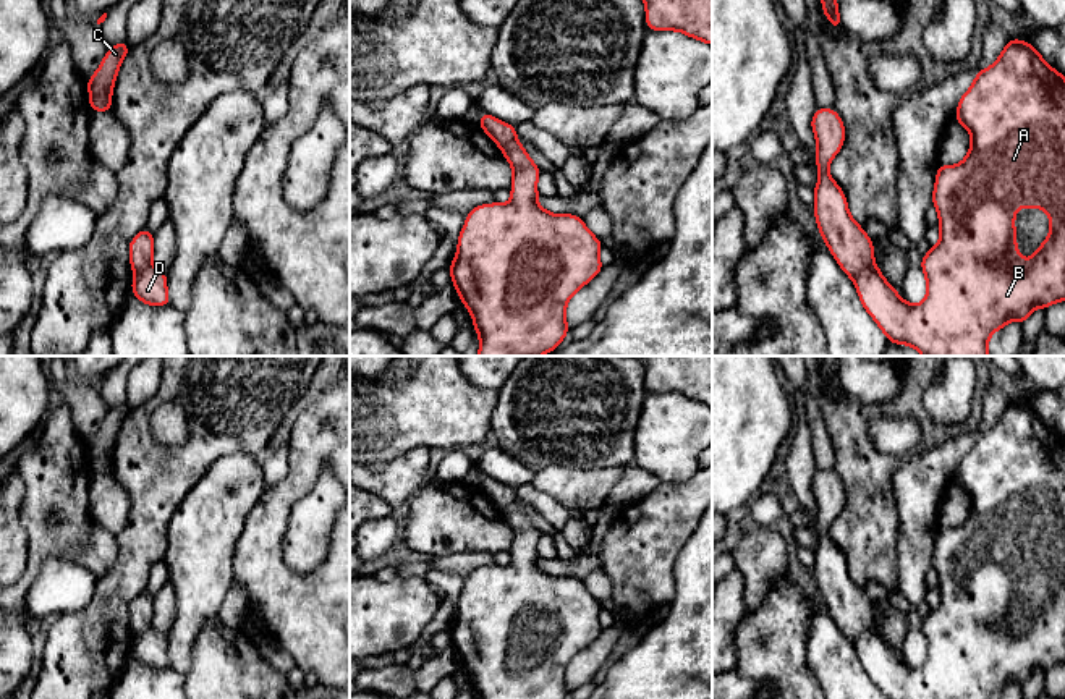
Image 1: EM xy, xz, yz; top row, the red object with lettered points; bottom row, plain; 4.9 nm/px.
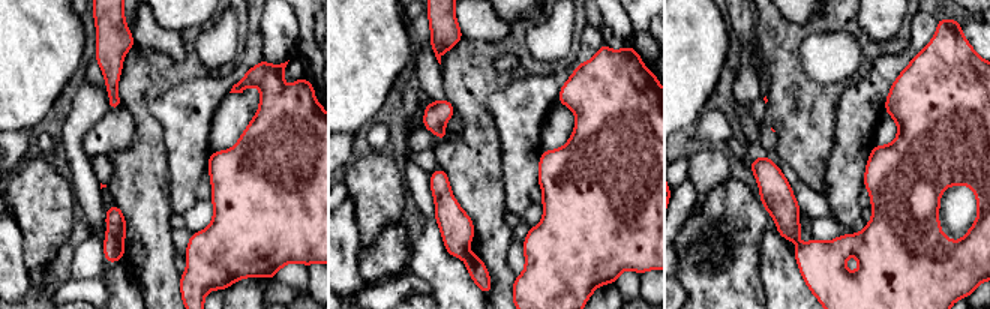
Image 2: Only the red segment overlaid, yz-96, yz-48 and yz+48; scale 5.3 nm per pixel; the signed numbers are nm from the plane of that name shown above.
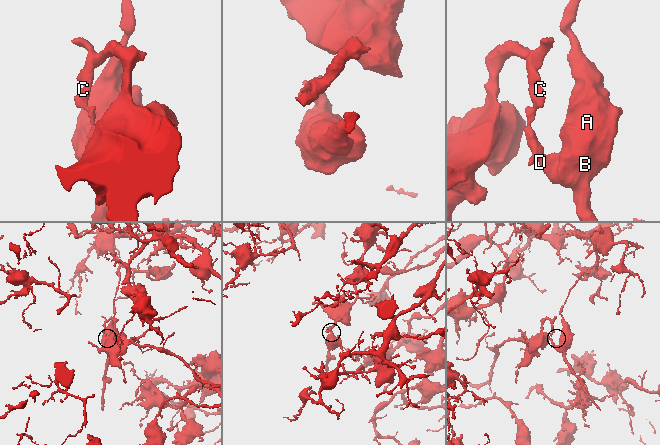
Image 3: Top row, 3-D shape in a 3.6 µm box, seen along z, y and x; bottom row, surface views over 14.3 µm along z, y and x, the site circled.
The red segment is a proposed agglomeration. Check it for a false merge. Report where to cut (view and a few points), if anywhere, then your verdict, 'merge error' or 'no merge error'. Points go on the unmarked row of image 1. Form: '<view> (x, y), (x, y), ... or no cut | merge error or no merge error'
yz (873, 623), (852, 641) | merge error

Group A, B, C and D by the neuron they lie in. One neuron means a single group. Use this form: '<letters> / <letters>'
A B D / C

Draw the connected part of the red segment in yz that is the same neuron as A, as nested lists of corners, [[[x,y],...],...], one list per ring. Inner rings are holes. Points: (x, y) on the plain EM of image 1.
[[[1010,401],[995,426],[982,430],[974,438],[973,448],[958,464],[953,482],[970,494],[971,510],[961,526],[953,529],[940,526],[937,531],[932,568],[939,576],[940,604],[921,620],[921,631],[927,646],[924,663],[914,668],[902,662],[874,625],[866,628],[853,641],[863,670],[877,684],[885,699],[991,699],[1010,683],[1025,686],[1036,670],[1047,671],[1057,663],[1065,662],[1065,438],[1050,430],[1033,406],[1023,405],[1021,401]],[[1023,570],[1044,571],[1050,582],[1050,594],[1046,604],[1033,615],[1029,625],[1025,625],[1016,612],[1015,573]]]

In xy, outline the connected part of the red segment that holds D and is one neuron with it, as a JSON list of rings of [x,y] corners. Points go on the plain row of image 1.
[[[149,629],[134,639],[131,646],[133,657],[146,668],[170,668],[167,654],[167,636]]]

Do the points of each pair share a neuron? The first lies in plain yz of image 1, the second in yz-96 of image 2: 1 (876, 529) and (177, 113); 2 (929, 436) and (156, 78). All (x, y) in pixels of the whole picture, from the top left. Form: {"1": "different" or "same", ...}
{"1": "different", "2": "same"}

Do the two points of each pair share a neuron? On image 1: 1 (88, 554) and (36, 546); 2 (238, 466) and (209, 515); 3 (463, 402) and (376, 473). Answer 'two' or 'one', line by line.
1: two
2: one
3: two

